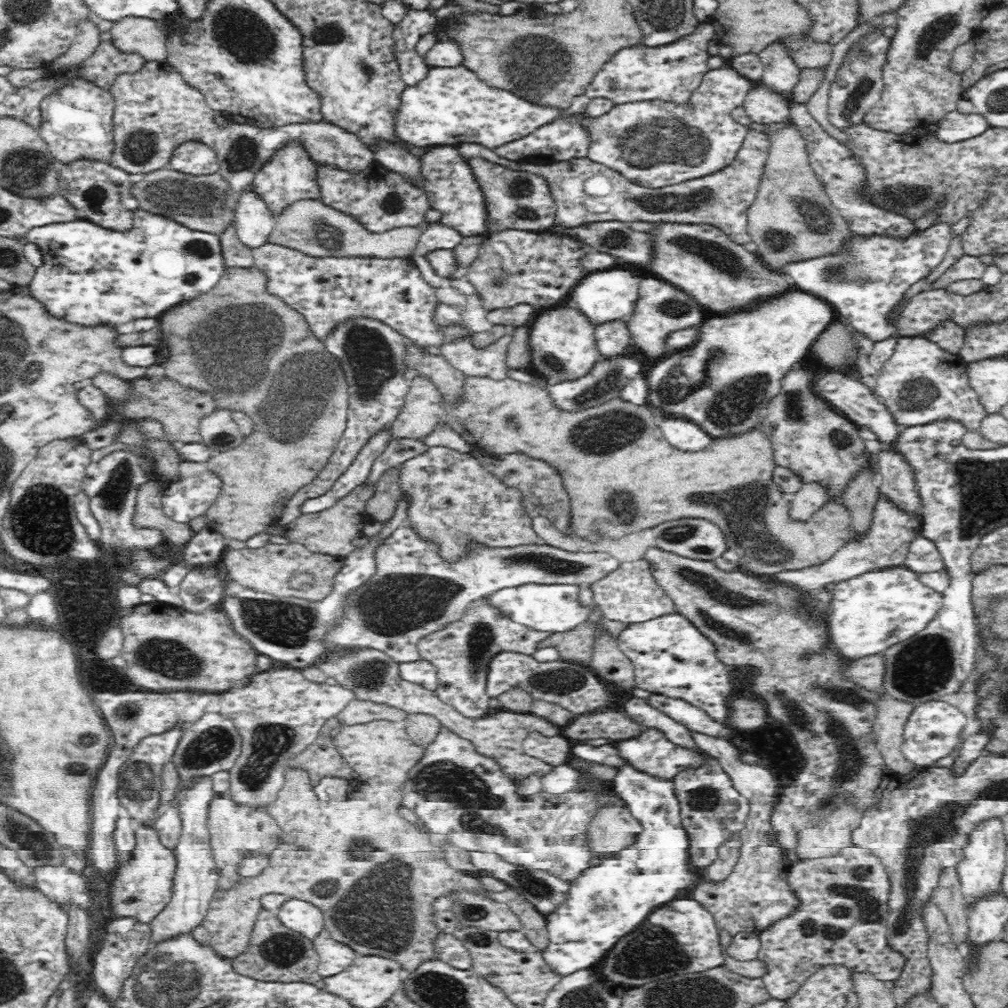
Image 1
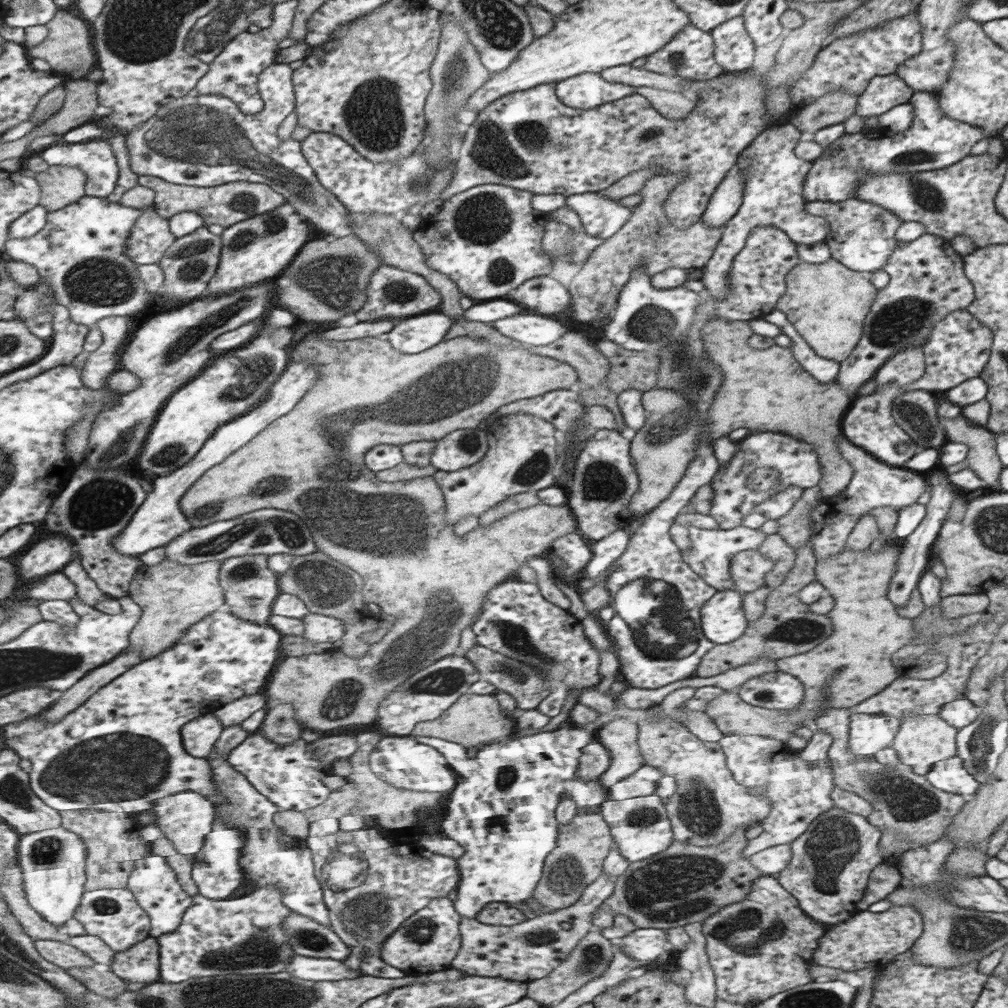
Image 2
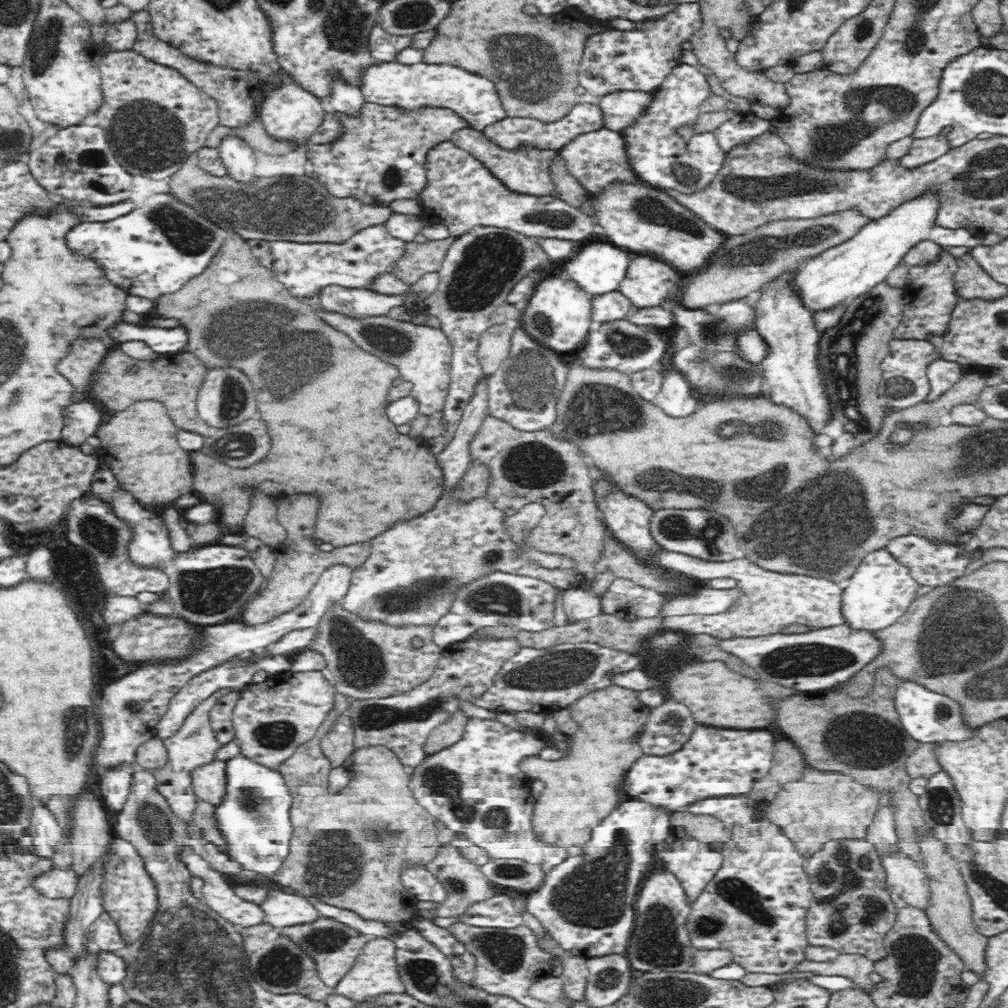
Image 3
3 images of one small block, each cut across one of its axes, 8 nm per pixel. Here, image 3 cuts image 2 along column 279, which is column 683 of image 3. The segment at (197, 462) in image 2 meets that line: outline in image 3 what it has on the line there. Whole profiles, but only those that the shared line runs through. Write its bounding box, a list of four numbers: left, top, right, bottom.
[656,370,698,418]

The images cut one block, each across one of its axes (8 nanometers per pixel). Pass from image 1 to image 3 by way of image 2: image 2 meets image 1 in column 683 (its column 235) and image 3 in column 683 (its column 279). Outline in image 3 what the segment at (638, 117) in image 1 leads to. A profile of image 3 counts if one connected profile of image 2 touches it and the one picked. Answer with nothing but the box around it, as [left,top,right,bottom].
[620,64,726,194]

